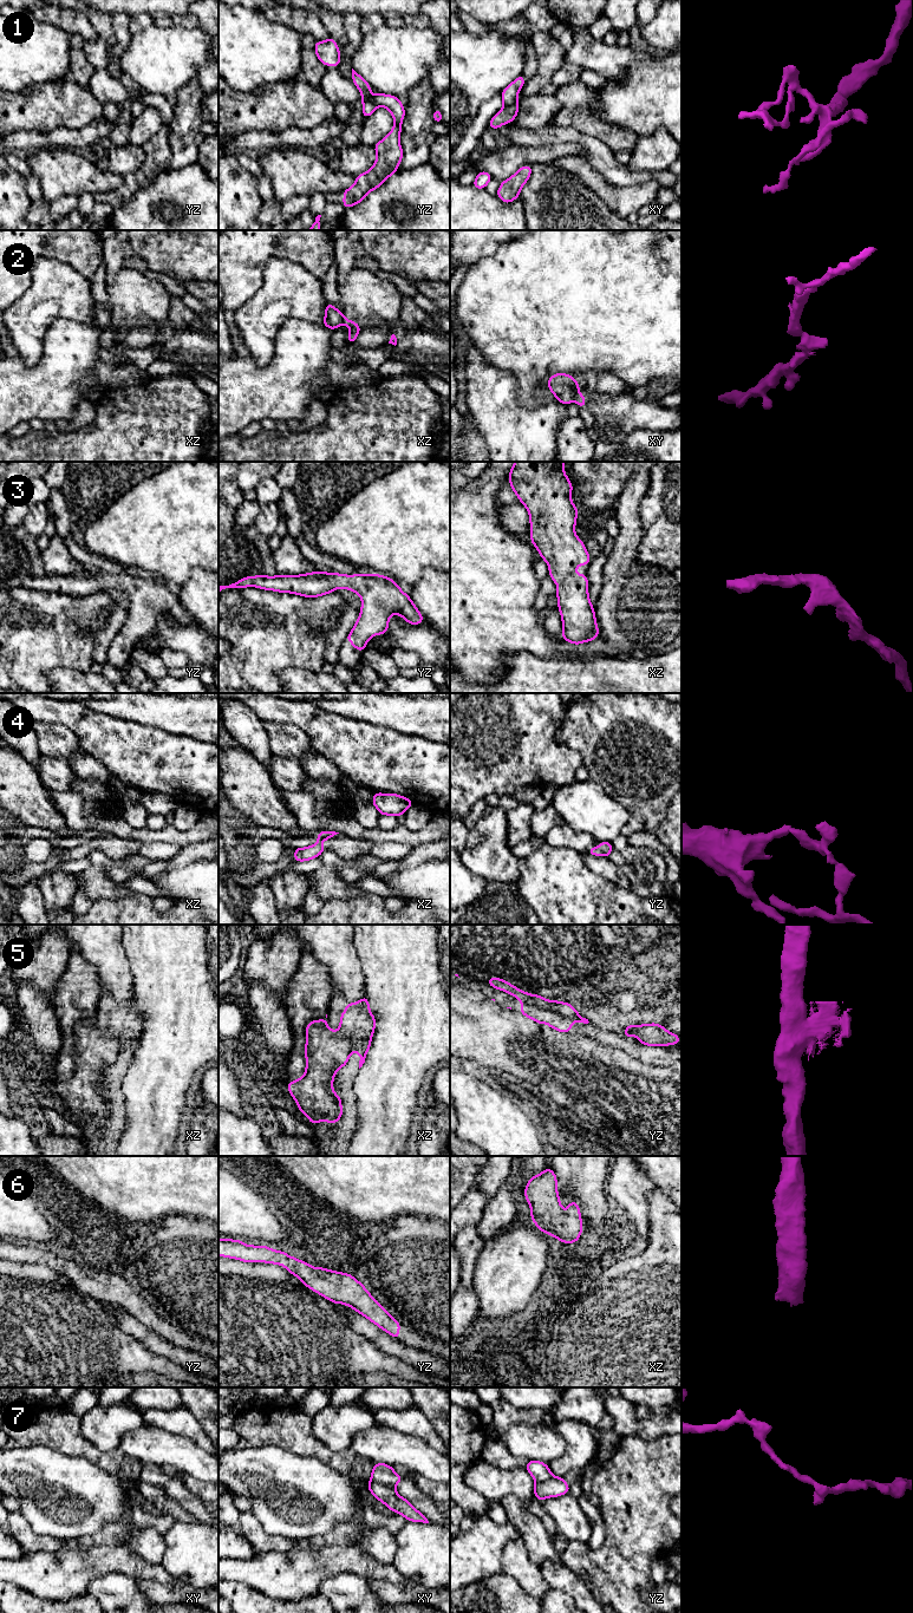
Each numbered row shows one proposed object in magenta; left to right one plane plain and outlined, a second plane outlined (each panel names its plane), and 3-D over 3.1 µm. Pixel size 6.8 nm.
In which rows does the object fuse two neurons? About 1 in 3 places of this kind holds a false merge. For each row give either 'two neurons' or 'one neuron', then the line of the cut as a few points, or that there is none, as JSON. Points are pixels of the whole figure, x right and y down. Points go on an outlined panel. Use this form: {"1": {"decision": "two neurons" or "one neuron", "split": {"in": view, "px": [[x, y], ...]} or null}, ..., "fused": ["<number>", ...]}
{"1": {"decision": "one neuron", "split": null}, "2": {"decision": "two neurons", "split": {"in": "xy", "px": [[578, 392], [574, 399]]}}, "3": {"decision": "one neuron", "split": null}, "4": {"decision": "one neuron", "split": null}, "5": {"decision": "two neurons", "split": {"in": "yz", "px": [[520, 998], [587, 1021]]}}, "6": {"decision": "one neuron", "split": null}, "7": {"decision": "two neurons", "split": {"in": "xy", "px": [[370, 1480], [393, 1487]]}}, "fused": ["2", "5", "7"]}

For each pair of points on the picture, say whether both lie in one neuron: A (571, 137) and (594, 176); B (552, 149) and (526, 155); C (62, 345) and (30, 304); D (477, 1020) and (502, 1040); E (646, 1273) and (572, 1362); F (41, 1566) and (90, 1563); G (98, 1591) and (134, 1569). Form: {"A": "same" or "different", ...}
{"A": "different", "B": "same", "C": "different", "D": "same", "E": "same", "F": "same", "G": "different"}

